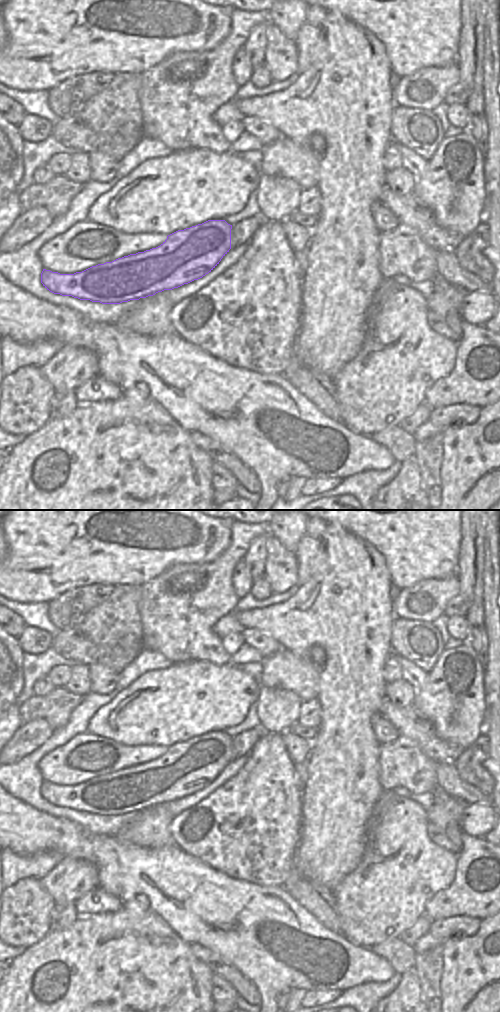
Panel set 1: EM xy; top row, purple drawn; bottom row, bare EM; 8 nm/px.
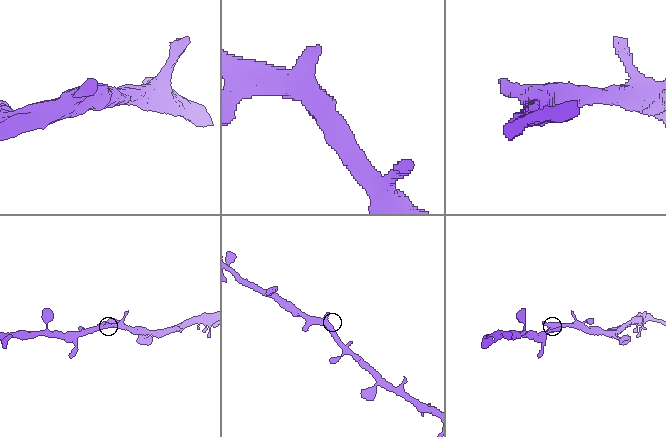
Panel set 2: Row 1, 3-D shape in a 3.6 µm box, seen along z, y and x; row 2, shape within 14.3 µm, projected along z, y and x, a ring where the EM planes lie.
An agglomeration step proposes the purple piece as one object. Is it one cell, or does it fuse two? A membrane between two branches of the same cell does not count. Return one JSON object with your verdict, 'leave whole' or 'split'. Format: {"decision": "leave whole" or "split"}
{"decision": "leave whole"}

